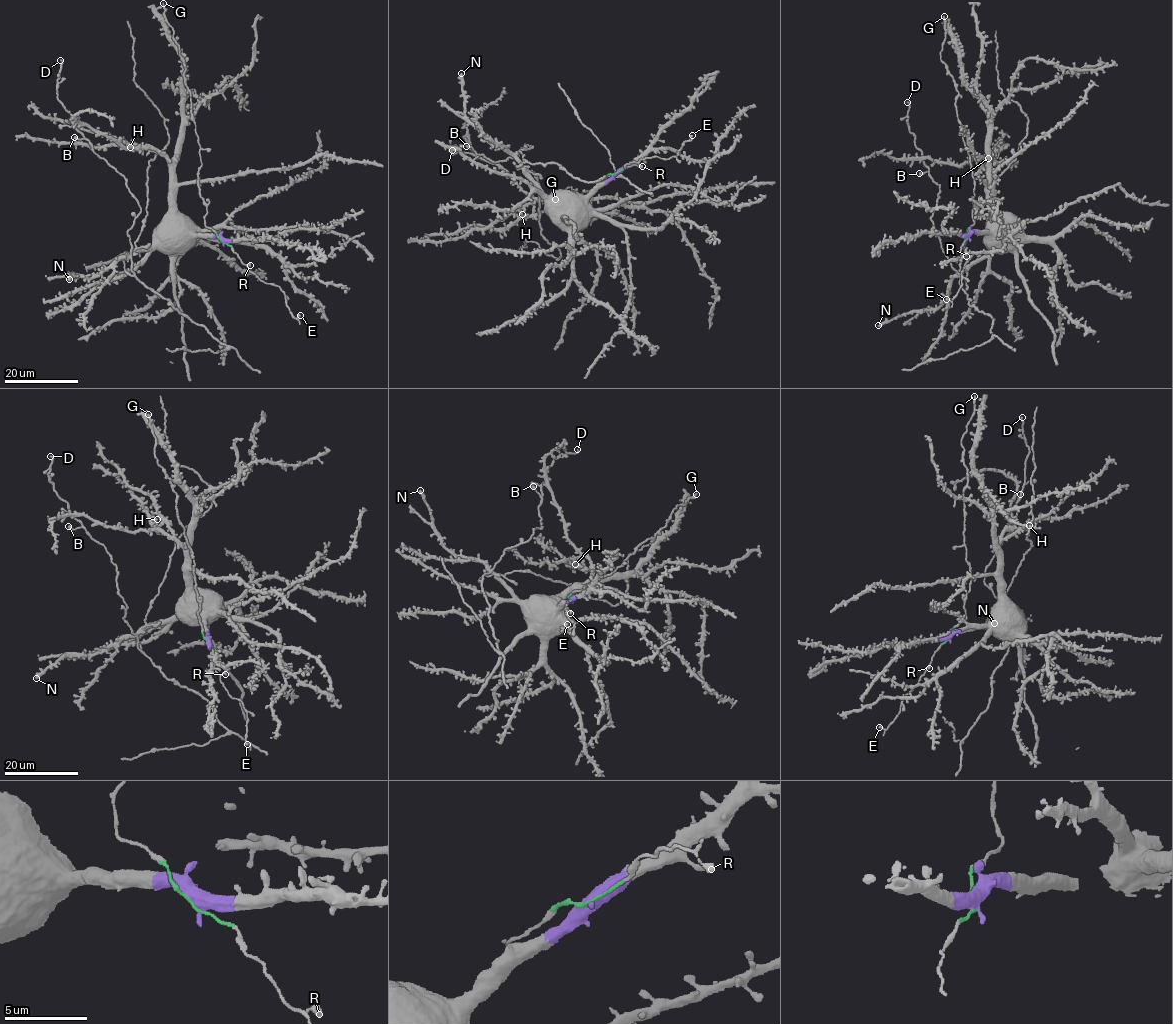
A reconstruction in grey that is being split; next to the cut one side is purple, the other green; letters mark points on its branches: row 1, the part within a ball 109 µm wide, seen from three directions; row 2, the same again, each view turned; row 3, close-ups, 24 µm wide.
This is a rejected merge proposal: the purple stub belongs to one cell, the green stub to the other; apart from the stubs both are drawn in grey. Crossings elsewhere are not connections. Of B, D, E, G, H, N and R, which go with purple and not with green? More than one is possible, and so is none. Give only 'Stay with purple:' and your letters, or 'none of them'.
Stay with purple: B, D, H, N

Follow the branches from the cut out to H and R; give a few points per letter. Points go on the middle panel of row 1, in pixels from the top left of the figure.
H: (613, 174), (586, 196), (561, 203), (561, 210), (546, 200), (532, 200), (518, 210), (522, 214)
R: (613, 174), (630, 162), (642, 167)

